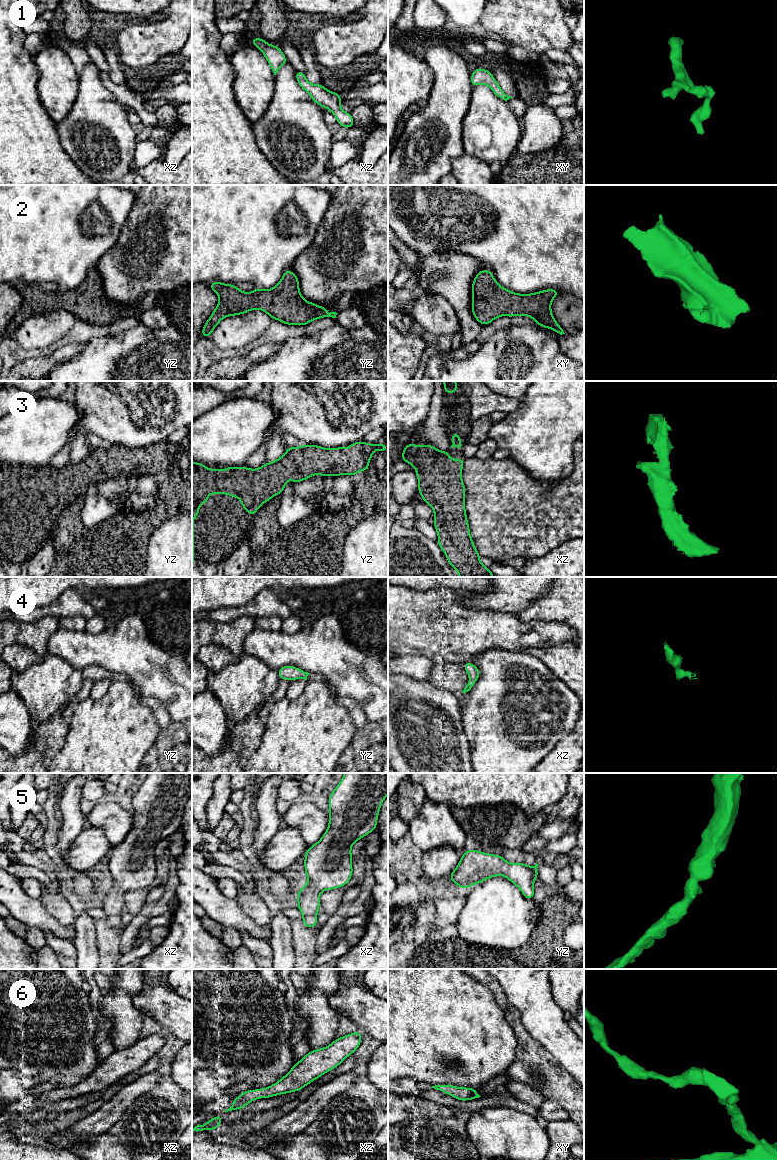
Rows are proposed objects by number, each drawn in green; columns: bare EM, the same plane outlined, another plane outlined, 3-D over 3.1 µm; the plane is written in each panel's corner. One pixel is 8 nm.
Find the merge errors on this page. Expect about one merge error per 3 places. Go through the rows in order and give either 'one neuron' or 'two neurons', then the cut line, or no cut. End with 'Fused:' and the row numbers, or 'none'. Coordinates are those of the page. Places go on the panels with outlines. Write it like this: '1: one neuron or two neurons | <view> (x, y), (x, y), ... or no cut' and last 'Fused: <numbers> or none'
1: one neuron | no cut
2: one neuron | no cut
3: one neuron | no cut
4: one neuron | no cut
5: one neuron | no cut
6: one neuron | no cut
Fused: none

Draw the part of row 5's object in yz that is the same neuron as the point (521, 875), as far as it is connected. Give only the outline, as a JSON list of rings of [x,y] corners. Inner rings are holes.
[[[467,850],[448,878],[463,890],[489,878],[503,875],[520,889],[526,899],[530,900],[535,893],[534,880],[539,878],[538,865],[509,863],[501,855]]]

